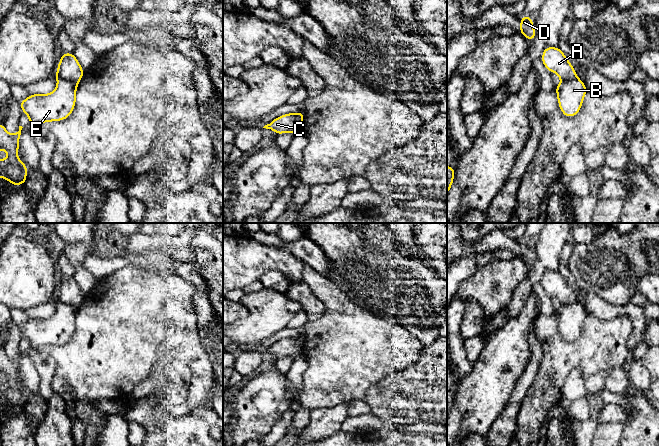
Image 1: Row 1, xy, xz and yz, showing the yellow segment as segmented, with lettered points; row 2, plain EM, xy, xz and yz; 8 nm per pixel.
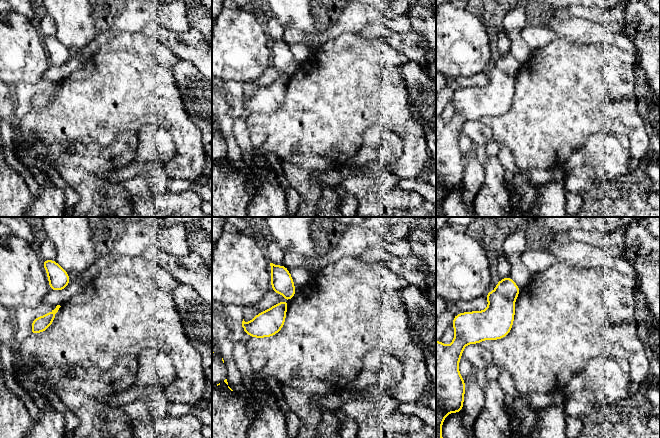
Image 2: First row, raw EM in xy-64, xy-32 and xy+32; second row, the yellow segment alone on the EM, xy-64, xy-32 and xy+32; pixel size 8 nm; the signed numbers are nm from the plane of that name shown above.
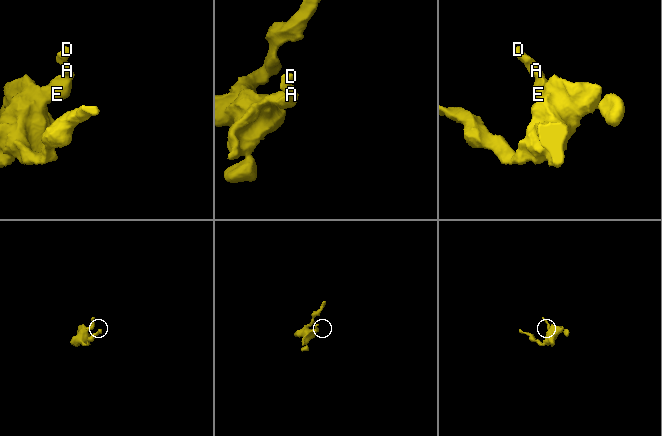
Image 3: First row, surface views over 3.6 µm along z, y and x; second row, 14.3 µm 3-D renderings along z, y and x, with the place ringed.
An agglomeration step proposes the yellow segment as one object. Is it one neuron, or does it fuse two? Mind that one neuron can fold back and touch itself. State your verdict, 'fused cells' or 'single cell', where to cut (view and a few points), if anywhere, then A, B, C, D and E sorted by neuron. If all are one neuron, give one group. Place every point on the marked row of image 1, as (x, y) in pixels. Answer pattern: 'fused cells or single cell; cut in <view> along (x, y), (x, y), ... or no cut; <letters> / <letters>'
fused cells; cut in xy along (56, 73), (77, 84); A D / B C E

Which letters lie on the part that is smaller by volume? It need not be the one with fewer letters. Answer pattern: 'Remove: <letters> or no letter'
Remove: A, D

